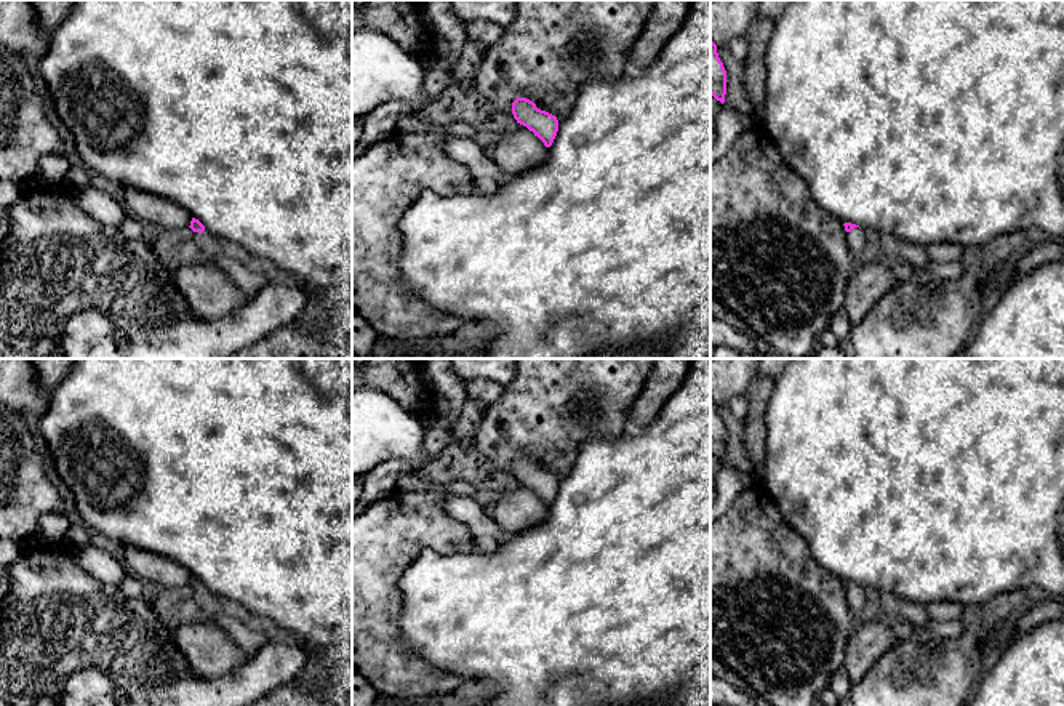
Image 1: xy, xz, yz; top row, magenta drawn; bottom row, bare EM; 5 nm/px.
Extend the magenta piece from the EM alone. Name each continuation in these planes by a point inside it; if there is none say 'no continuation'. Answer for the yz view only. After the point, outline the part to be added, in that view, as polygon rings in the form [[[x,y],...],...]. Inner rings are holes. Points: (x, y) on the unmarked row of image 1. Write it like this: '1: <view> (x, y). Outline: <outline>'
1: yz (856, 597). Outline: [[[854,586],[851,591],[846,591],[846,600],[848,600],[850,608],[856,620],[861,615],[866,602],[867,602],[867,594],[869,594],[869,591],[862,589],[859,586]]]

